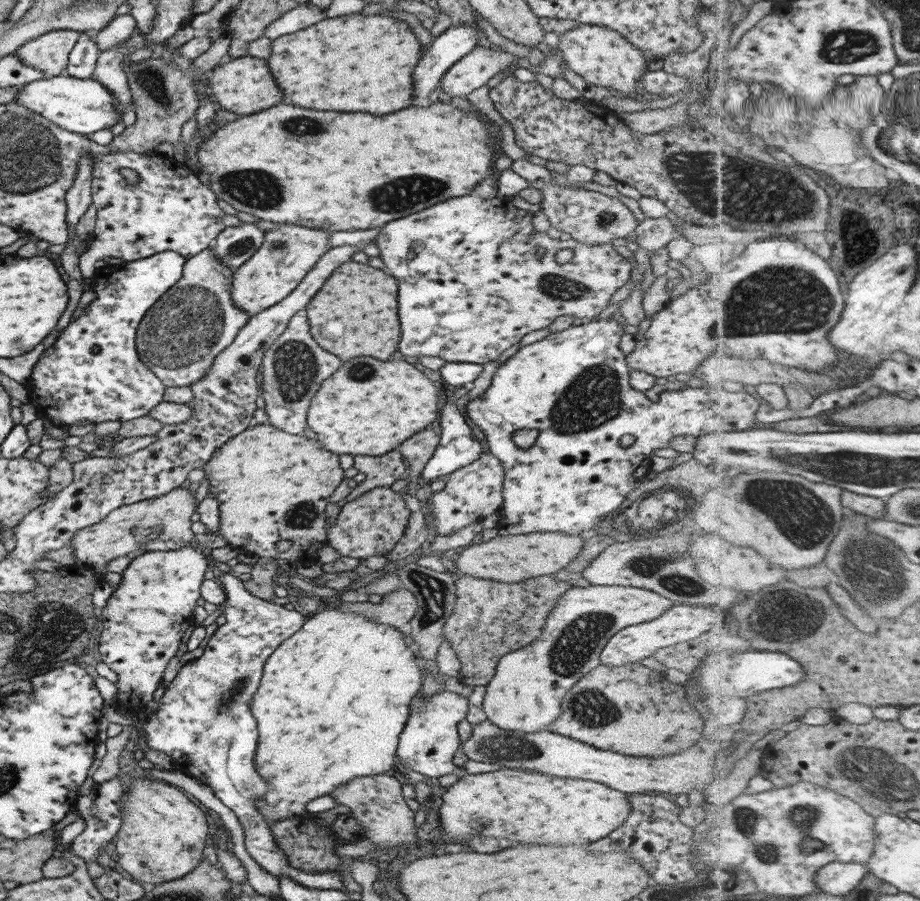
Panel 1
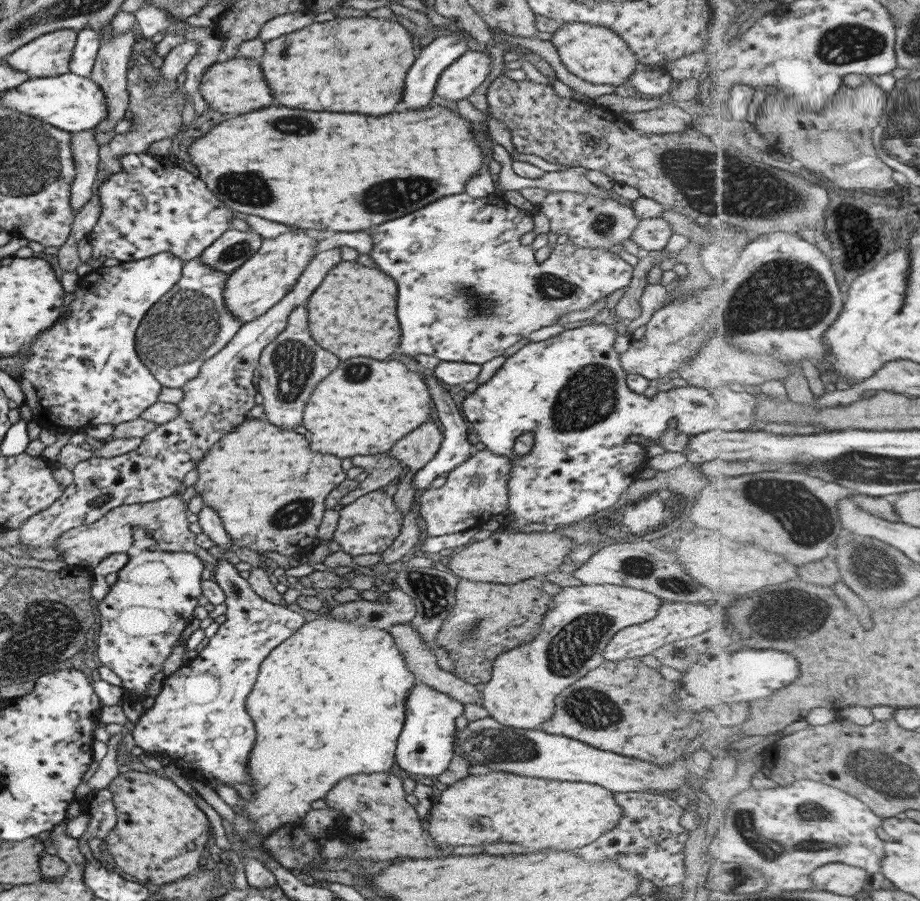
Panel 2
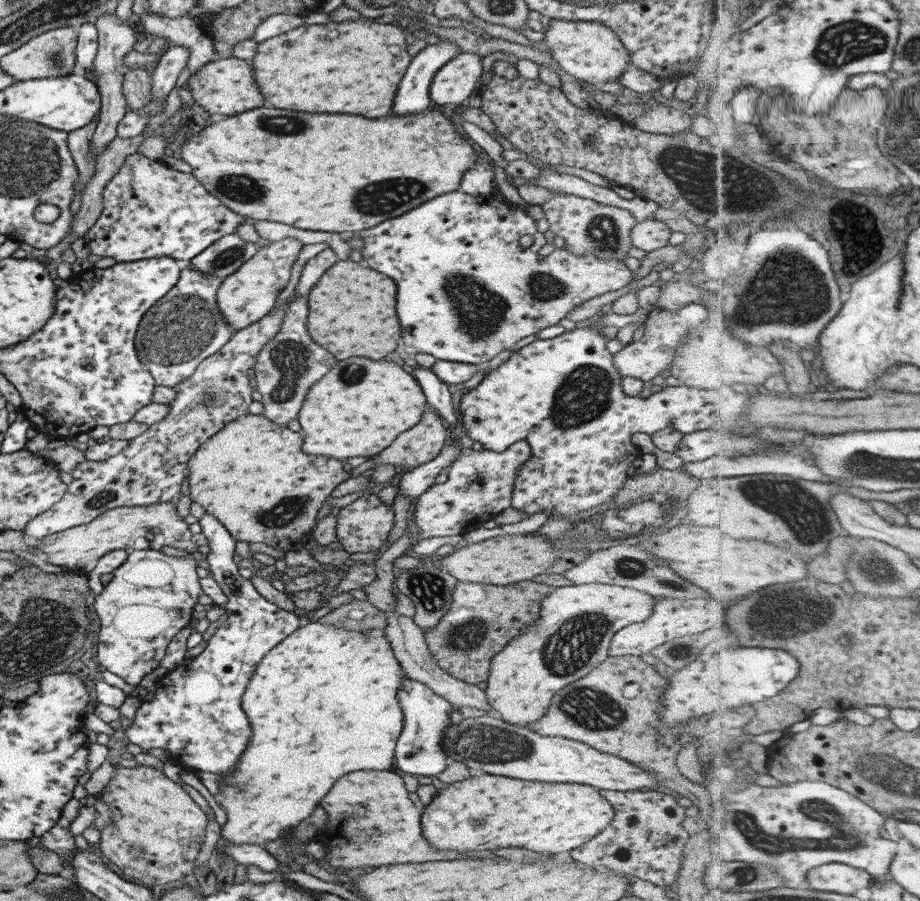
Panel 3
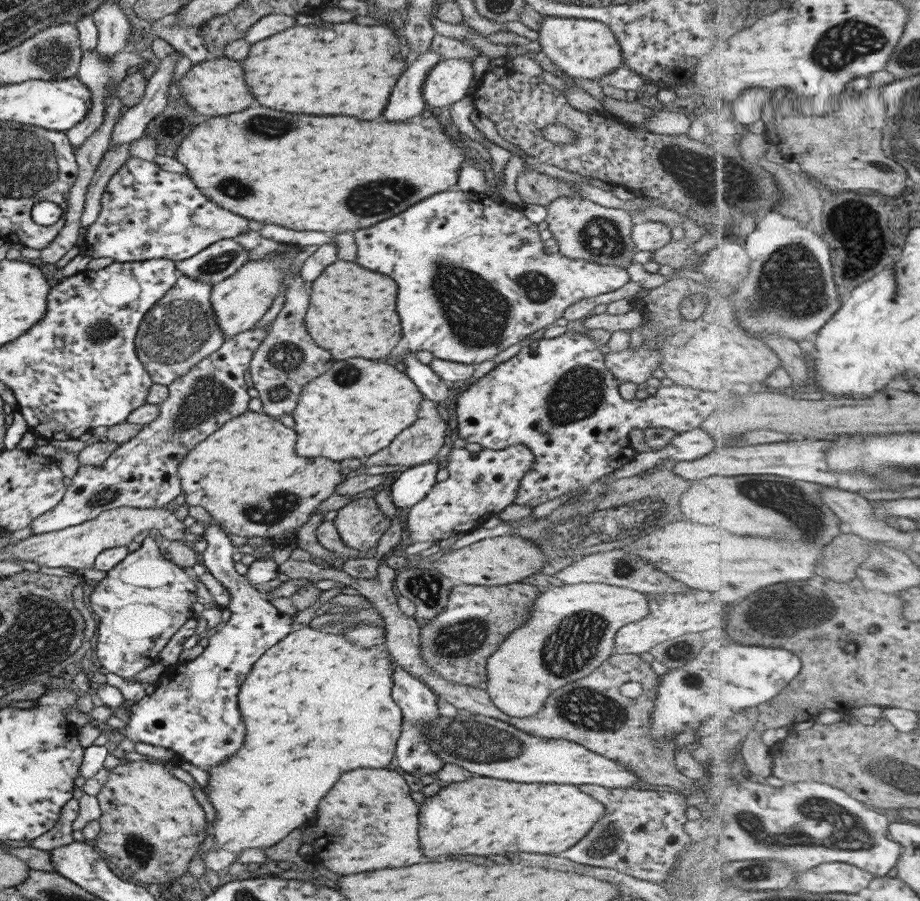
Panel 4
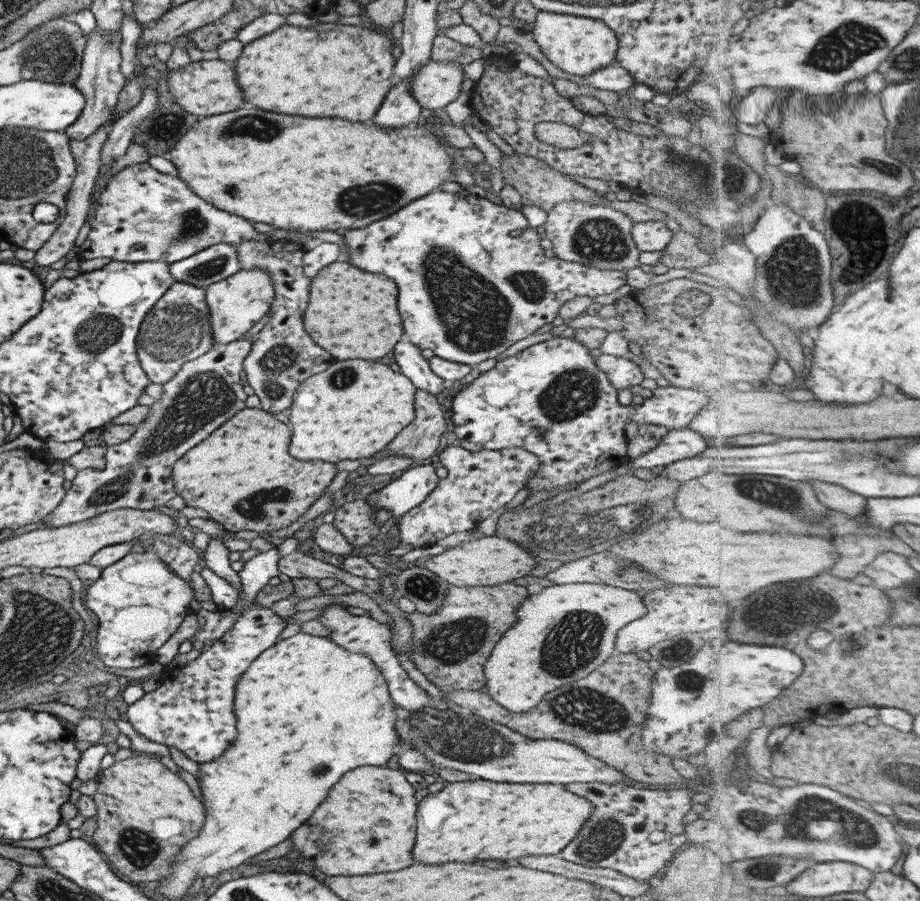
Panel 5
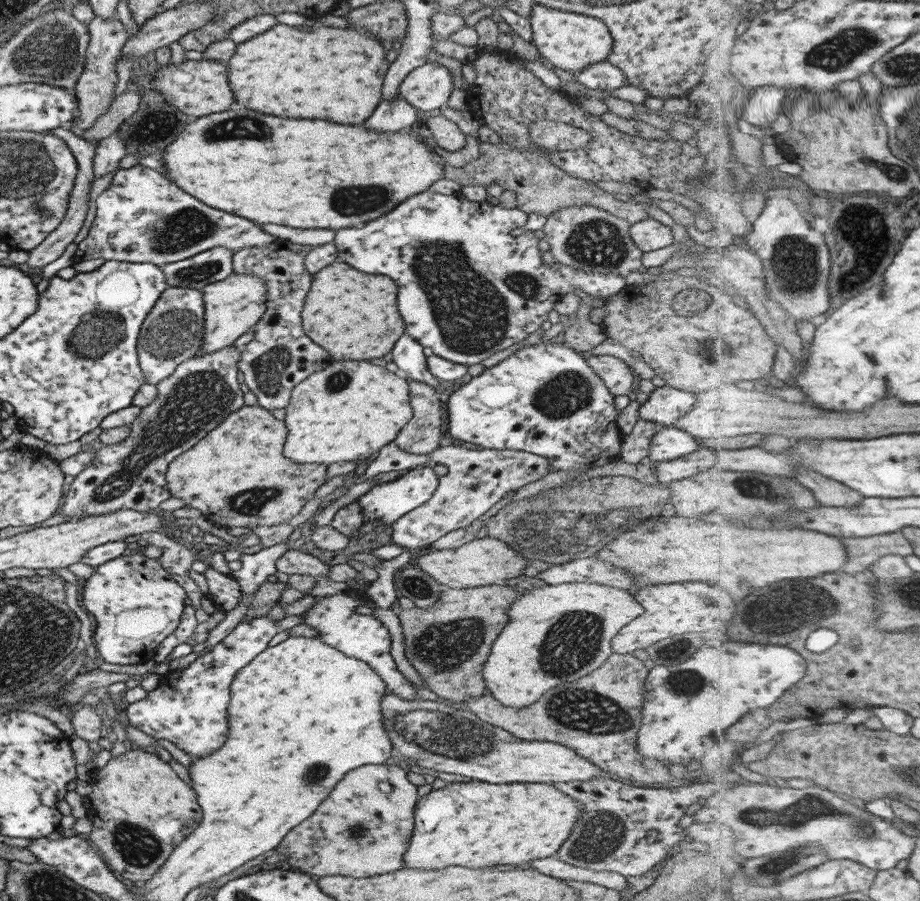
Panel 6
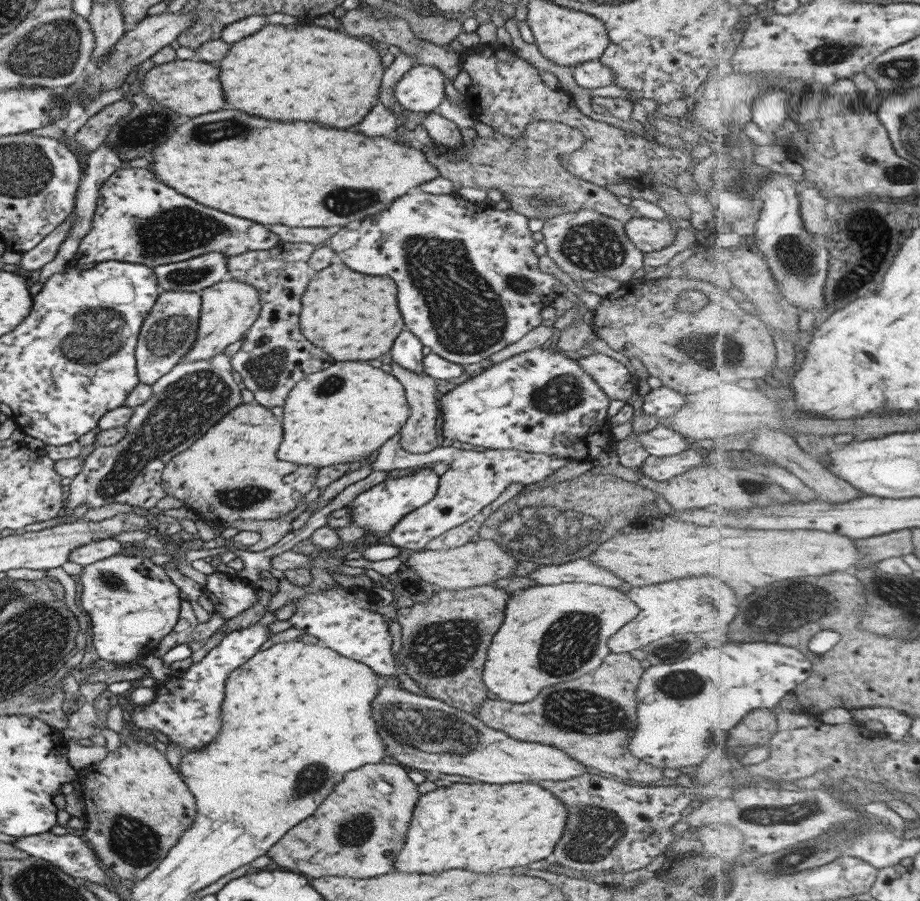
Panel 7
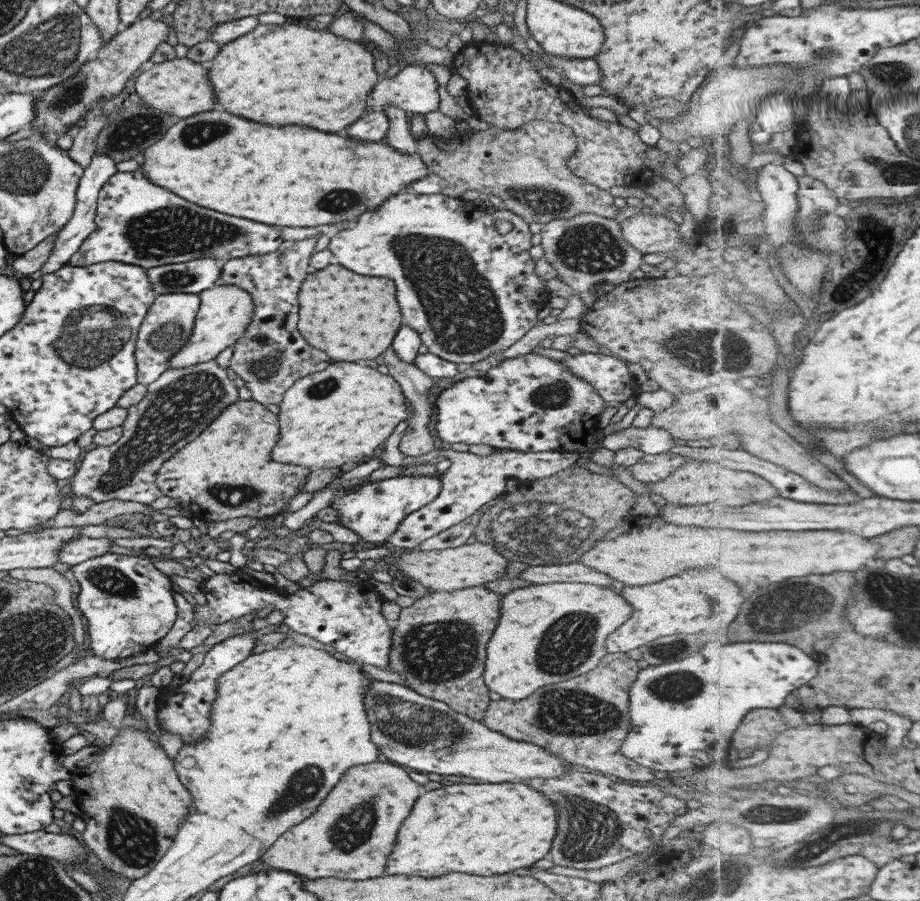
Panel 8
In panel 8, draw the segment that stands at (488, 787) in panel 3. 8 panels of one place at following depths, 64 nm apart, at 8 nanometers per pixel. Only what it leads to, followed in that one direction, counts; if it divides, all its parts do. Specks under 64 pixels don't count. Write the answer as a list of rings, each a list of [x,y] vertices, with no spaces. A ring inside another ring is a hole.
[[[524,782],[459,783],[423,791],[398,829],[384,875],[434,878],[448,872],[466,872],[494,876],[516,868],[532,868],[541,858],[549,857],[557,819],[556,809],[544,794]]]

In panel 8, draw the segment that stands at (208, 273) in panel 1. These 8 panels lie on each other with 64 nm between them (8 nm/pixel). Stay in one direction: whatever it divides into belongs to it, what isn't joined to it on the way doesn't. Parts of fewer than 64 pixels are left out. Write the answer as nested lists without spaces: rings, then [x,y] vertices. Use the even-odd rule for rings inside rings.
[[[162,294],[148,309],[137,334],[135,359],[137,362],[137,382],[148,386],[168,370],[169,358],[184,346],[192,330],[200,306],[199,294]]]

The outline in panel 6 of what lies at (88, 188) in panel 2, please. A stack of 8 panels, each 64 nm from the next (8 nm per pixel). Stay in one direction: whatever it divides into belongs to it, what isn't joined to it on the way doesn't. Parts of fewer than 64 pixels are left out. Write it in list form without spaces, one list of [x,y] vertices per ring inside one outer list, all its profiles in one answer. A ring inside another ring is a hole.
[[[95,14],[88,27],[90,40],[85,60],[85,71],[72,88],[79,100],[77,108],[79,109],[80,117],[78,123],[70,131],[80,138],[83,132],[88,130],[96,122],[96,119],[105,113],[105,110],[108,110],[108,106],[114,100],[112,91],[116,88],[116,83],[118,82],[115,71],[116,63],[120,60],[119,56],[121,55],[122,46],[126,44],[129,37],[126,33],[127,28],[116,17],[105,19]]]

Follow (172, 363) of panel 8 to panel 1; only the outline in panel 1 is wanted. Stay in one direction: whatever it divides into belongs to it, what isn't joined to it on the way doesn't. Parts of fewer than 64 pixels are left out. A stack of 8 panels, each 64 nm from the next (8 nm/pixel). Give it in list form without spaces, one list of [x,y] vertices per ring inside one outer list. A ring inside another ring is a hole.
[[[279,224],[276,230],[265,233],[264,242],[256,253],[234,271],[232,303],[254,317],[259,312],[281,302],[304,276],[316,266],[320,258],[331,249],[328,246],[330,231],[292,224]]]

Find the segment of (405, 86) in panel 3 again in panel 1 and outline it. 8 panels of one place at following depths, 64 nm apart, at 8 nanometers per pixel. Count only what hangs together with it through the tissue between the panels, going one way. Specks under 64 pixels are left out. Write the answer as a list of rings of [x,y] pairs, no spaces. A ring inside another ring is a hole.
[[[456,24],[434,38],[412,74],[414,98],[422,100],[438,86],[444,73],[478,44],[477,24]]]

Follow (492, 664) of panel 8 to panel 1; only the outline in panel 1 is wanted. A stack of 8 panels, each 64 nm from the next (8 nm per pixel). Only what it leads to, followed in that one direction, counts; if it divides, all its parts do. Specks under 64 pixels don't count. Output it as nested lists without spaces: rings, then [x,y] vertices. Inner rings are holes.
[[[572,586],[552,608],[540,638],[499,658],[494,676],[485,686],[482,708],[487,719],[506,730],[526,734],[546,730],[560,716],[563,696],[586,672],[601,664],[600,652],[608,638],[623,628],[658,618],[672,604],[673,600],[642,588]],[[562,612],[568,612],[566,618],[560,616]]]

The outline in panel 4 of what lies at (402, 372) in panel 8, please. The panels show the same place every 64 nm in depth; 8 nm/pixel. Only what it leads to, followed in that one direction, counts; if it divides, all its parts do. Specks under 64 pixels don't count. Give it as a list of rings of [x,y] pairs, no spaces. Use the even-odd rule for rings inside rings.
[[[424,398],[420,402],[417,420],[414,421],[414,424],[408,426],[406,430],[402,430],[400,436],[396,436],[394,442],[388,448],[379,450],[376,454],[372,454],[372,456],[361,458],[360,472],[371,466],[392,465],[394,468],[400,467],[405,469],[422,463],[430,463],[435,460],[436,454],[444,446],[446,430],[448,430],[448,422],[443,409],[434,404],[432,400]]]

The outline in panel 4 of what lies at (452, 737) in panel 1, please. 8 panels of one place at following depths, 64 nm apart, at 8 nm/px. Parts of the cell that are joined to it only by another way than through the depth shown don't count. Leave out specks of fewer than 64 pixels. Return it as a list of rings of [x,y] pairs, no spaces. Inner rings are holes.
[[[392,658],[391,662],[393,662],[393,689],[391,697],[401,708],[404,722],[400,739],[397,740],[394,767],[405,774],[409,773],[420,776],[440,772],[445,764],[428,747],[427,732],[427,728],[431,725],[431,722],[437,722],[437,718],[440,716],[438,707],[436,706],[436,695],[434,695],[434,691],[430,687],[426,686],[426,684],[416,677],[408,674],[404,670],[404,667],[397,664],[394,658]]]

